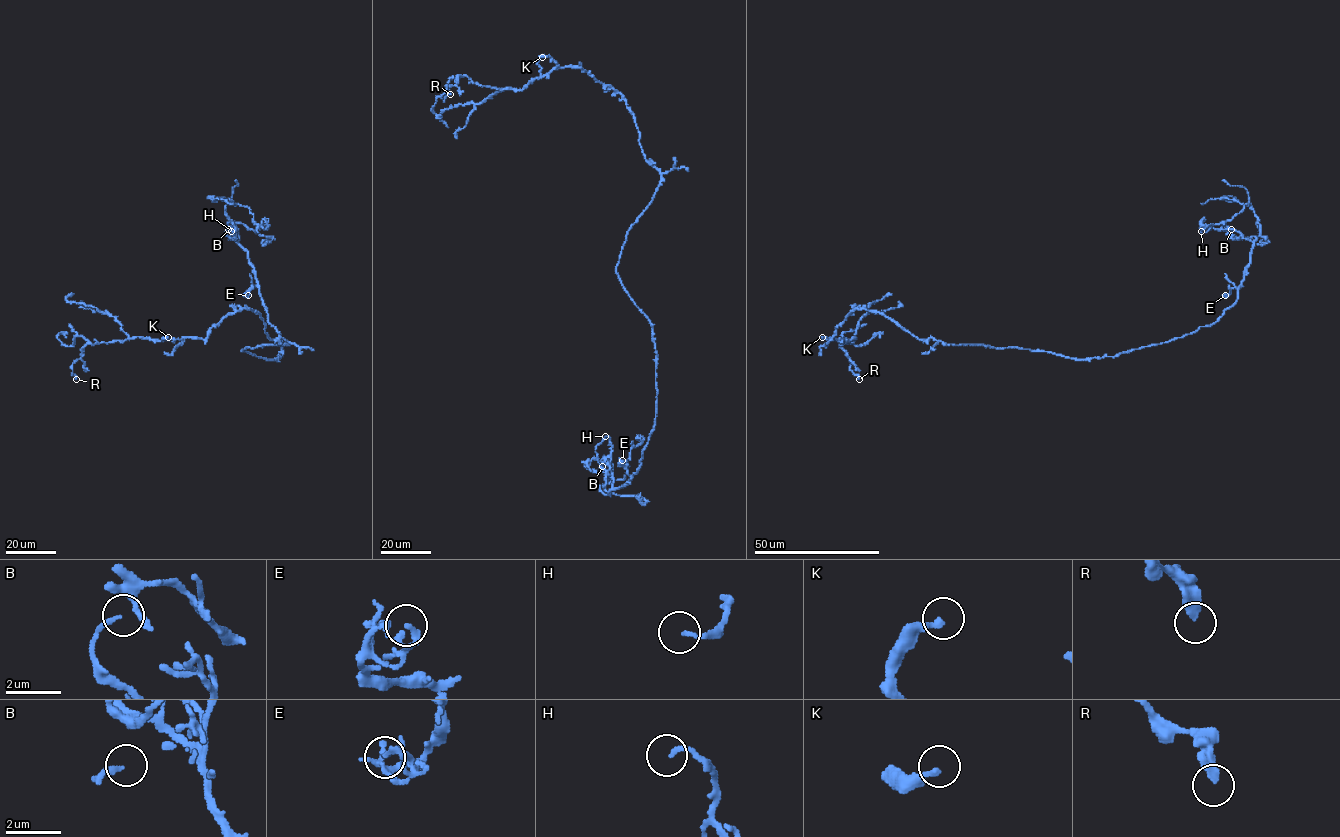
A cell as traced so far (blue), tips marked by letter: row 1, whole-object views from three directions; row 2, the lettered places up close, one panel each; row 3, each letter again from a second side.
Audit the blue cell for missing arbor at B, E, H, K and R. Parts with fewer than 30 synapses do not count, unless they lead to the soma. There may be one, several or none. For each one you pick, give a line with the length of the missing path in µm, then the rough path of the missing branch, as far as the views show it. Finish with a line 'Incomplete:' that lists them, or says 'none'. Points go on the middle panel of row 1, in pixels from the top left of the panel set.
Incomplete: none

